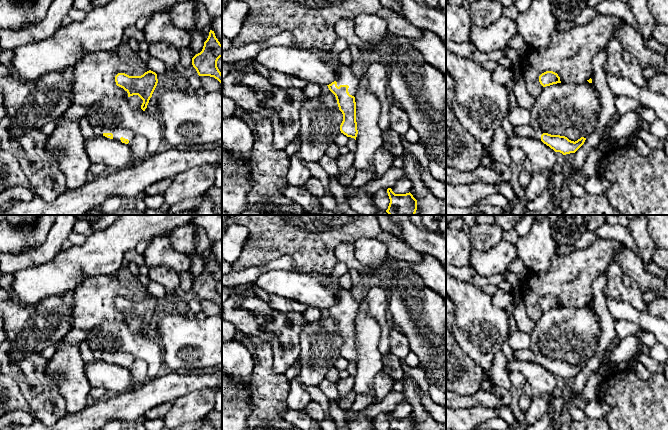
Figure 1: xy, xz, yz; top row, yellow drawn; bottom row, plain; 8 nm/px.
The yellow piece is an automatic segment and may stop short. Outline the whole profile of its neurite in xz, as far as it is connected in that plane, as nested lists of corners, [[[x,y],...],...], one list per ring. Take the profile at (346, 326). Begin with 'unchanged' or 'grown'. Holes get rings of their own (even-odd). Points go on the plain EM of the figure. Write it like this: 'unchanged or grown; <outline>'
grown; [[[340,287],[336,304],[327,310],[335,319],[339,334],[343,338],[343,345],[340,349],[341,357],[356,364],[358,354],[355,319],[358,311],[358,301],[353,297],[352,291]]]

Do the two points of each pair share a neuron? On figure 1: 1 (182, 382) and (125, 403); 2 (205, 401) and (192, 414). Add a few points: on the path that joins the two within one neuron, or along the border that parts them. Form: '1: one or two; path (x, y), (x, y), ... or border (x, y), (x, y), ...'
1: one; path (168, 386), (139, 400)
2: one; path (202, 404), (195, 411)

